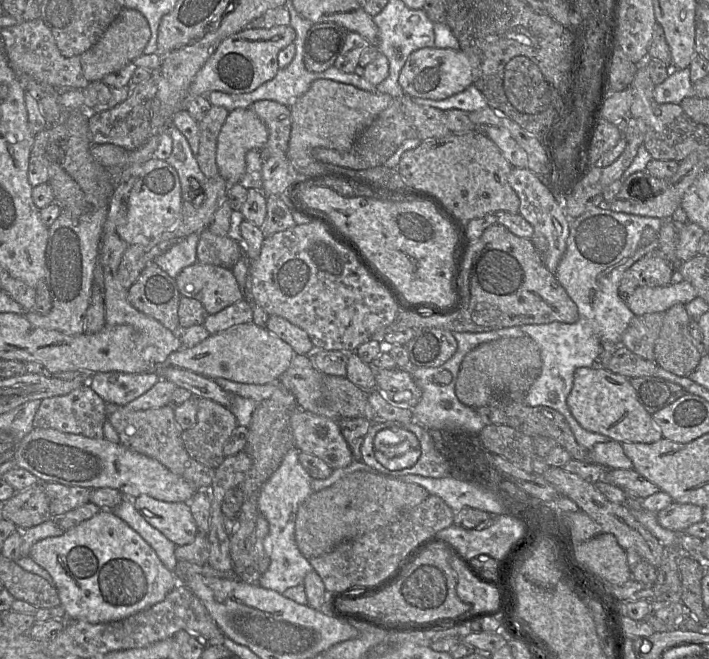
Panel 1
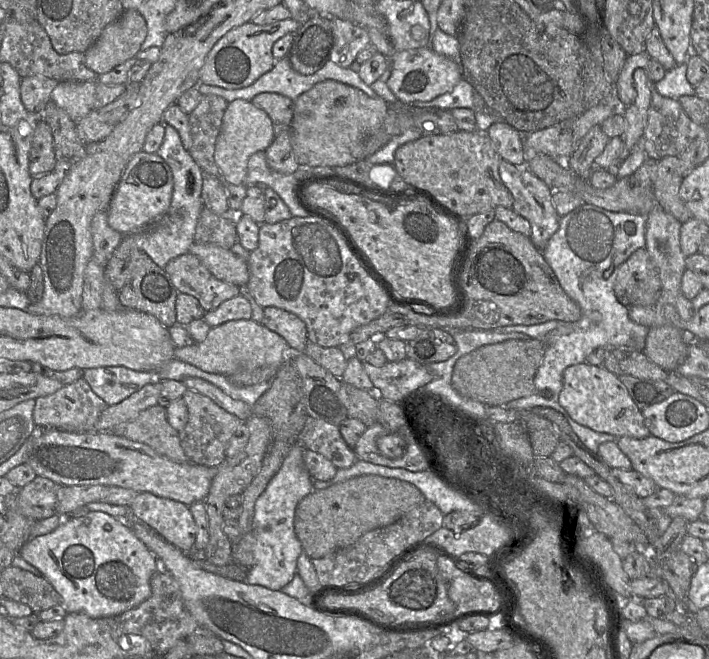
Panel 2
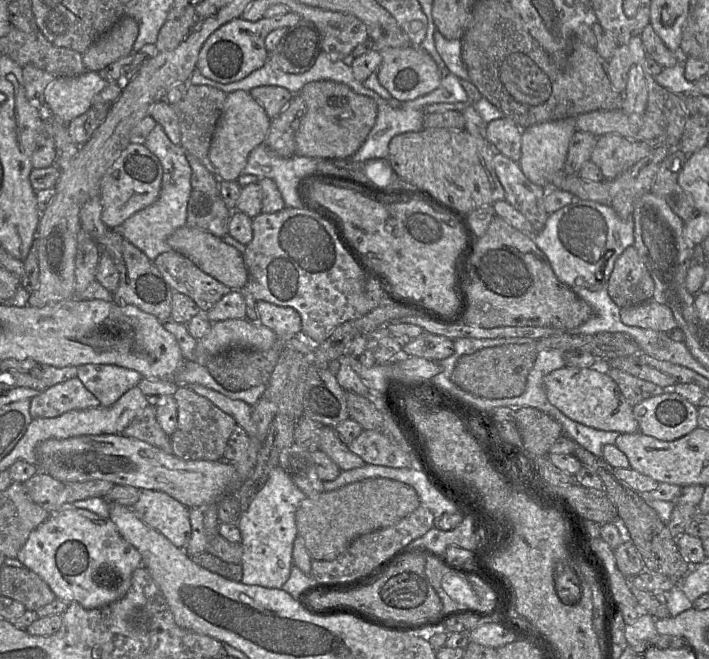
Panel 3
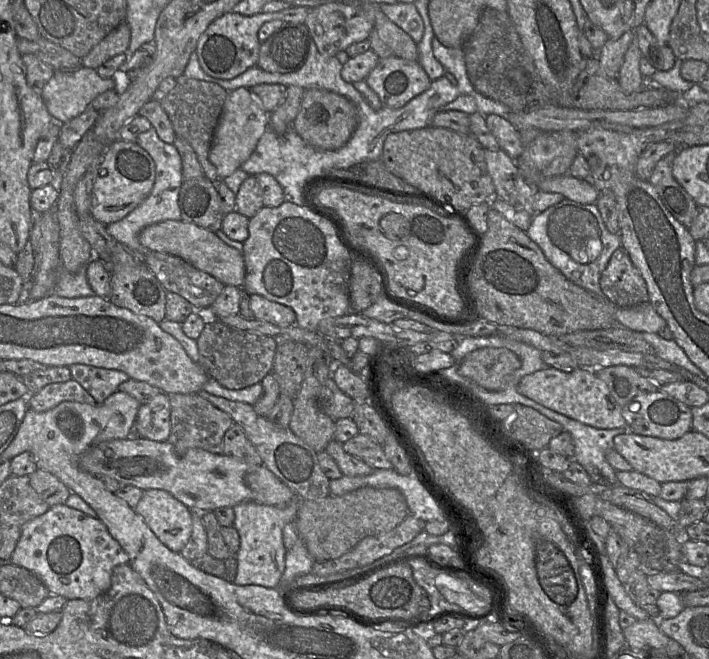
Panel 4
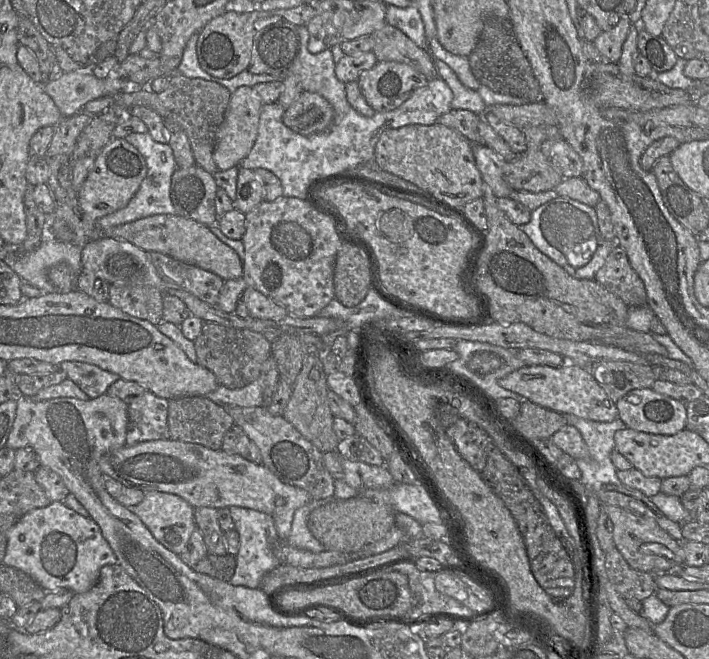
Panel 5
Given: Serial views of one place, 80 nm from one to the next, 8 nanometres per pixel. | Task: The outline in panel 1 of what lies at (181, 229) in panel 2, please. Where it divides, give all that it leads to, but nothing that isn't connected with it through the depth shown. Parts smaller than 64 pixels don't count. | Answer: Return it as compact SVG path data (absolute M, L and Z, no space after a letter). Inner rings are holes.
M173 125L165 130L169 133L173 150L171 155L166 159L177 172L181 184L182 203L184 201L191 204L193 198L193 186L197 181L200 184L200 196L204 195L204 190L201 188L207 177L199 168L195 155L192 153L185 136ZM191 234L155 258L153 262L170 277L176 278L184 268L198 262L198 240L199 234Z

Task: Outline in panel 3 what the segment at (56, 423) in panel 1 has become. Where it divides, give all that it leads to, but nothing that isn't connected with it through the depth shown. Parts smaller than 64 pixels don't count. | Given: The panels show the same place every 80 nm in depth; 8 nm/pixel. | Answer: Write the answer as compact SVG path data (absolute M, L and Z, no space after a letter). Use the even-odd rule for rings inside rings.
M77 378L52 385L30 399L32 418L55 418L71 410L100 406L99 400Z

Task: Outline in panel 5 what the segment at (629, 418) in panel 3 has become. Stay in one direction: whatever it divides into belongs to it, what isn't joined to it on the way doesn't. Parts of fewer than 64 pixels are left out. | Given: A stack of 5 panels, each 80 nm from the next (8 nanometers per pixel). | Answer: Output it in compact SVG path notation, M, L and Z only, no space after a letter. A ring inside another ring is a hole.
M567 363L560 367L526 365L498 380L504 389L515 392L543 408L597 422L611 422L618 417L616 403L597 383L588 368Z

